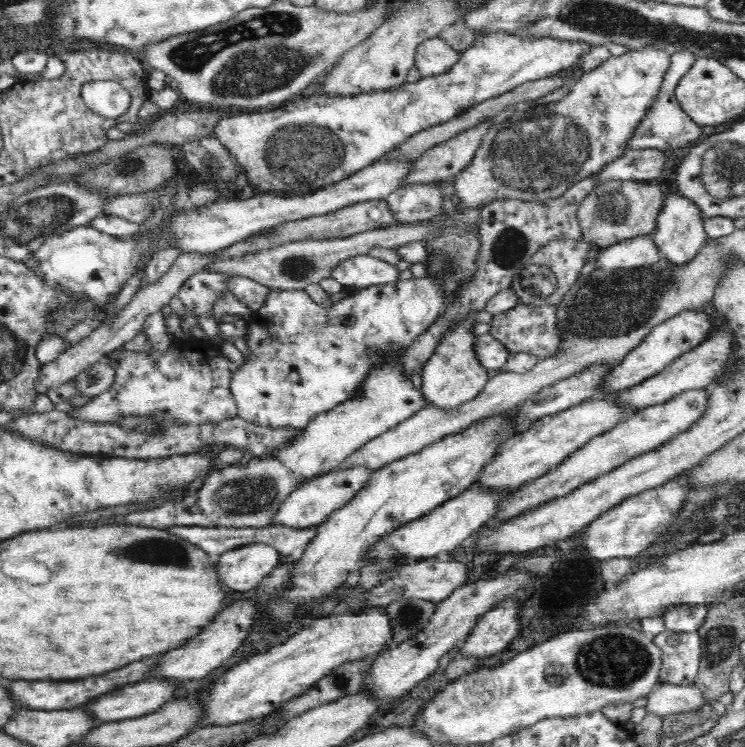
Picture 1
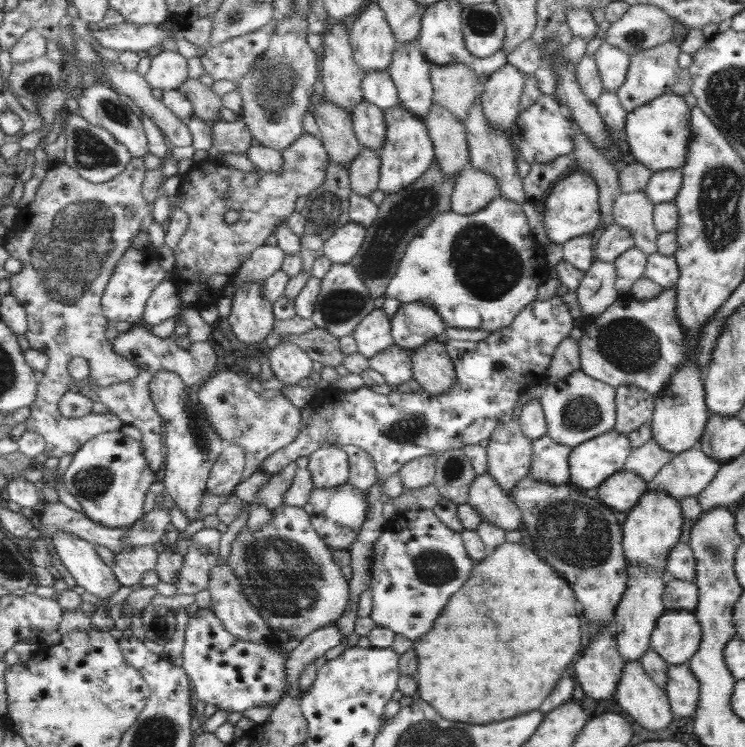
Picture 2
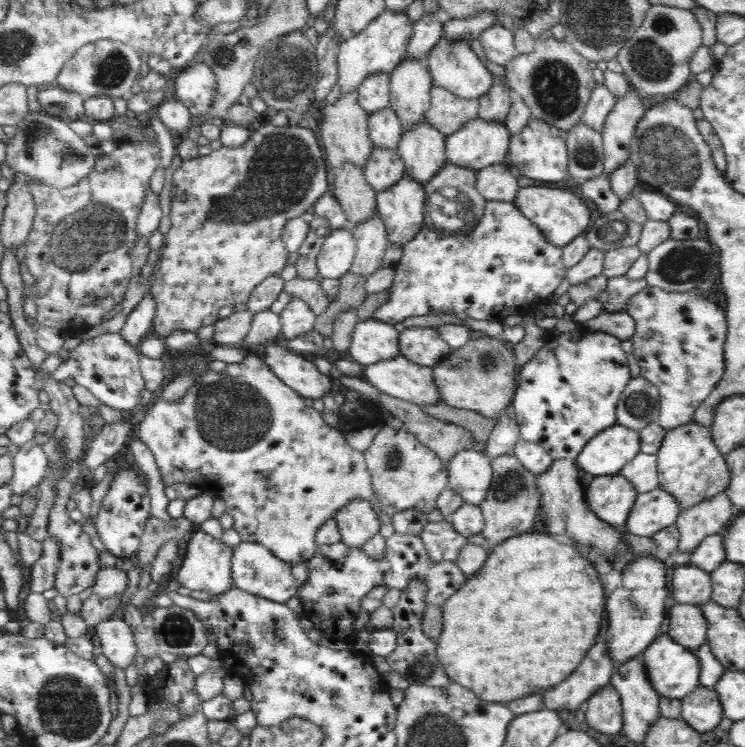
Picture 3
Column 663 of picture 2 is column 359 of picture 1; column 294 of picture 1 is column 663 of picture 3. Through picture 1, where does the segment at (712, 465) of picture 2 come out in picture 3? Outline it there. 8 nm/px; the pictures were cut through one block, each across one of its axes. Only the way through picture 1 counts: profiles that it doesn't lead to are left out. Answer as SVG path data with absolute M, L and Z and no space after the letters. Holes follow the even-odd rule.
M659 488L636 493L623 527L635 536L650 538L658 530L674 524L678 511L674 498Z

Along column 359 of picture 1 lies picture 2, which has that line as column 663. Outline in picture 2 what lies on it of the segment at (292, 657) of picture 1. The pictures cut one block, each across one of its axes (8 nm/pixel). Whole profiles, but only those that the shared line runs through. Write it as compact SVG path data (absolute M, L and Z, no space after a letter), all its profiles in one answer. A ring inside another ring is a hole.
M663 610L650 634L650 648L667 665L686 665L699 646L700 626L693 612Z

